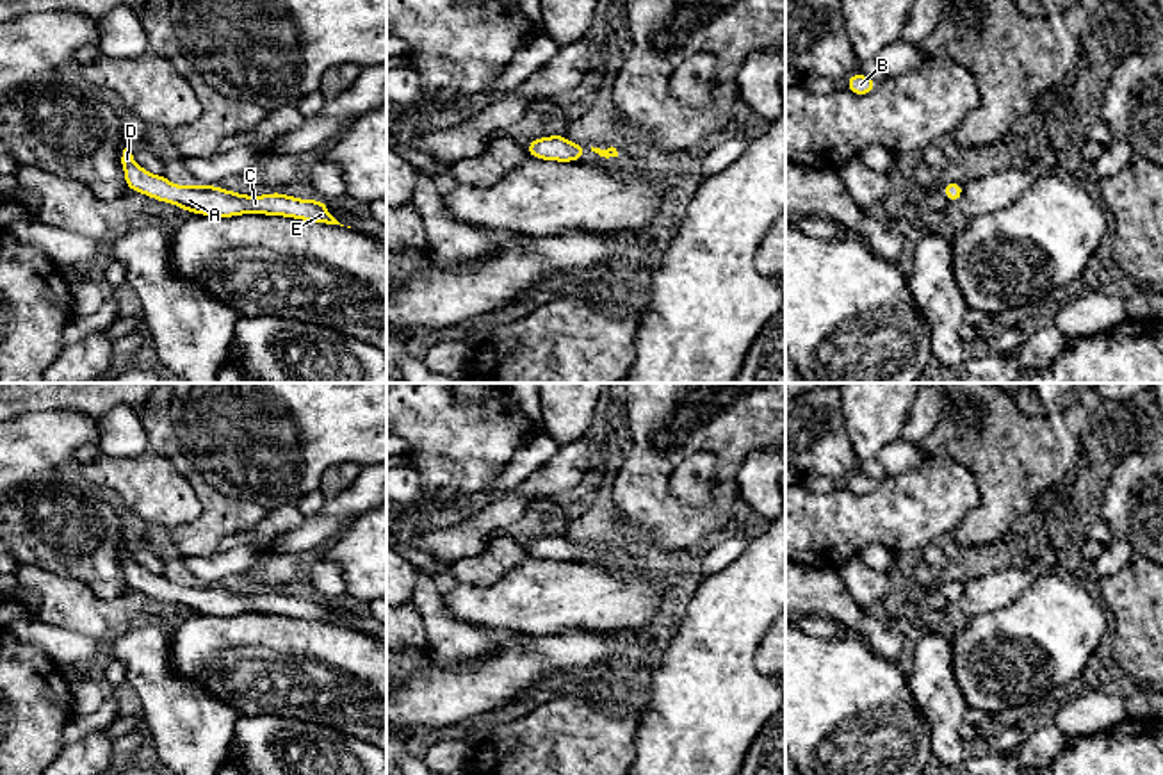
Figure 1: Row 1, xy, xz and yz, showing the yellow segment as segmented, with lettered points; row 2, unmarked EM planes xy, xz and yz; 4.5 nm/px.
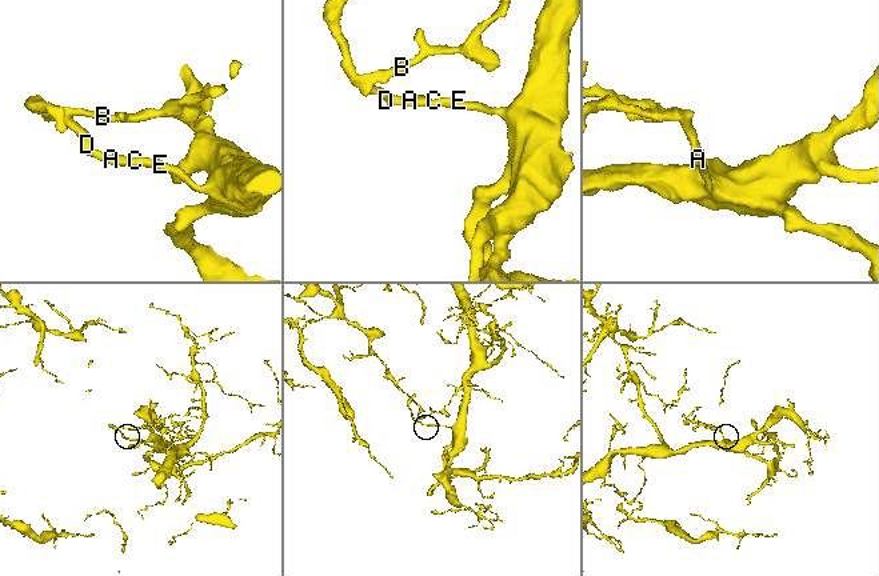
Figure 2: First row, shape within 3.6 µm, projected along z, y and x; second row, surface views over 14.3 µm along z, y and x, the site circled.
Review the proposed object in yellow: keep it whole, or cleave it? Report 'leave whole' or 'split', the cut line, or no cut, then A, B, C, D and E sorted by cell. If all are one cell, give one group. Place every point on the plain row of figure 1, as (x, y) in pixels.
leave whole; cut none; groups A B C D E

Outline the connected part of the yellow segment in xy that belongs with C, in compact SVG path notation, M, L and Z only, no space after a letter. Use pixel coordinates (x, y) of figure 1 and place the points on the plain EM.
M126 547L123 549L121 563L128 590L137 590L157 600L173 602L189 613L203 613L210 616L264 613L312 622L340 624L328 611L324 599L301 599L283 591L248 595L217 584L176 584L164 574L148 572L134 559L134 554Z

